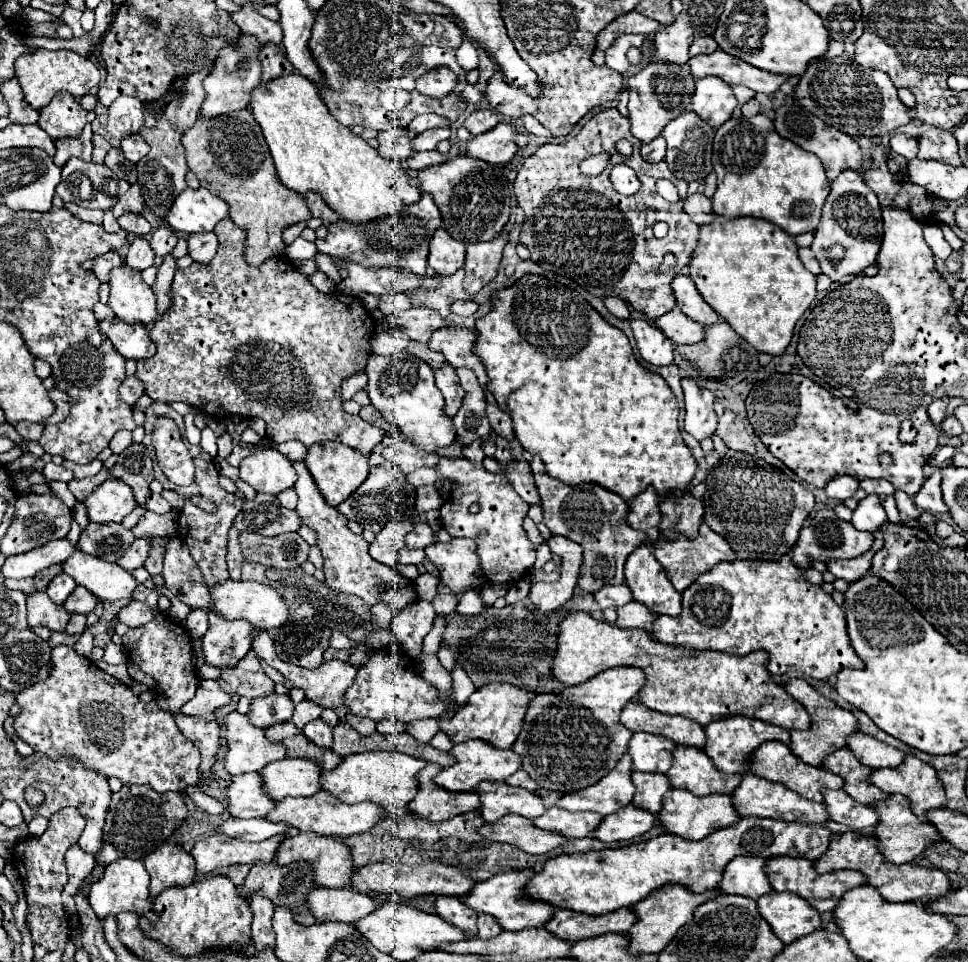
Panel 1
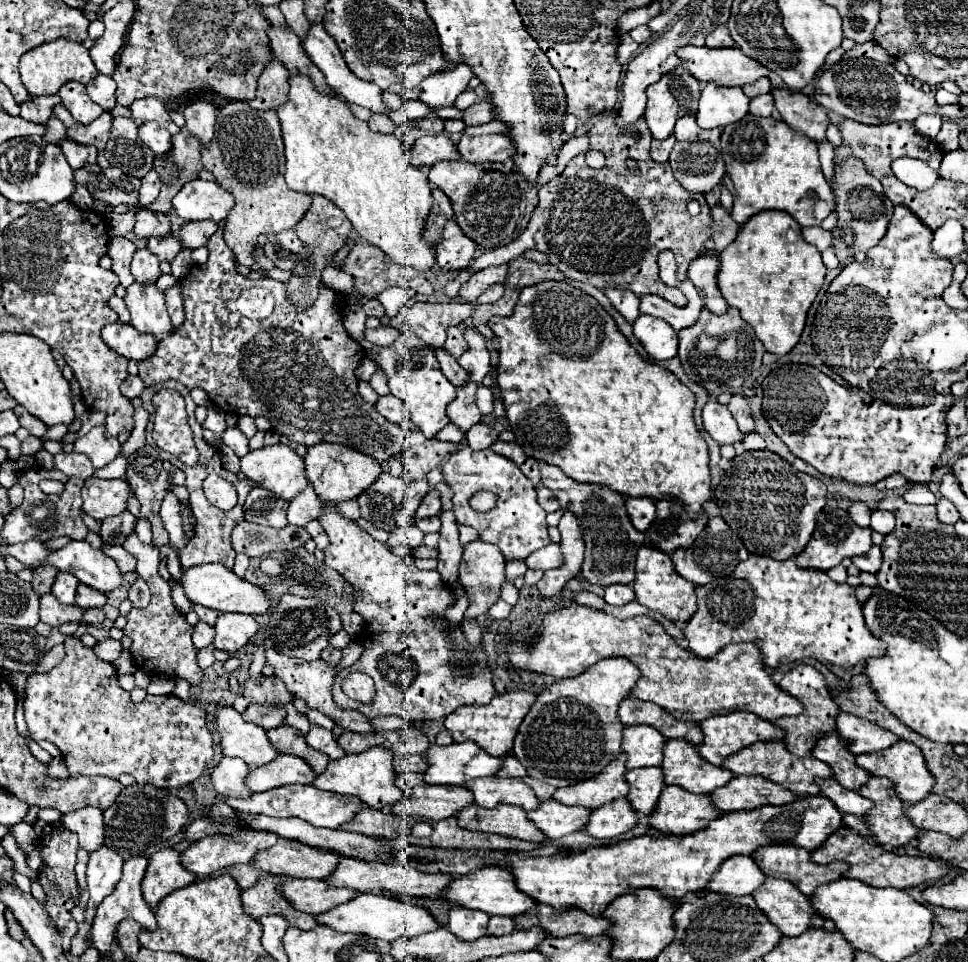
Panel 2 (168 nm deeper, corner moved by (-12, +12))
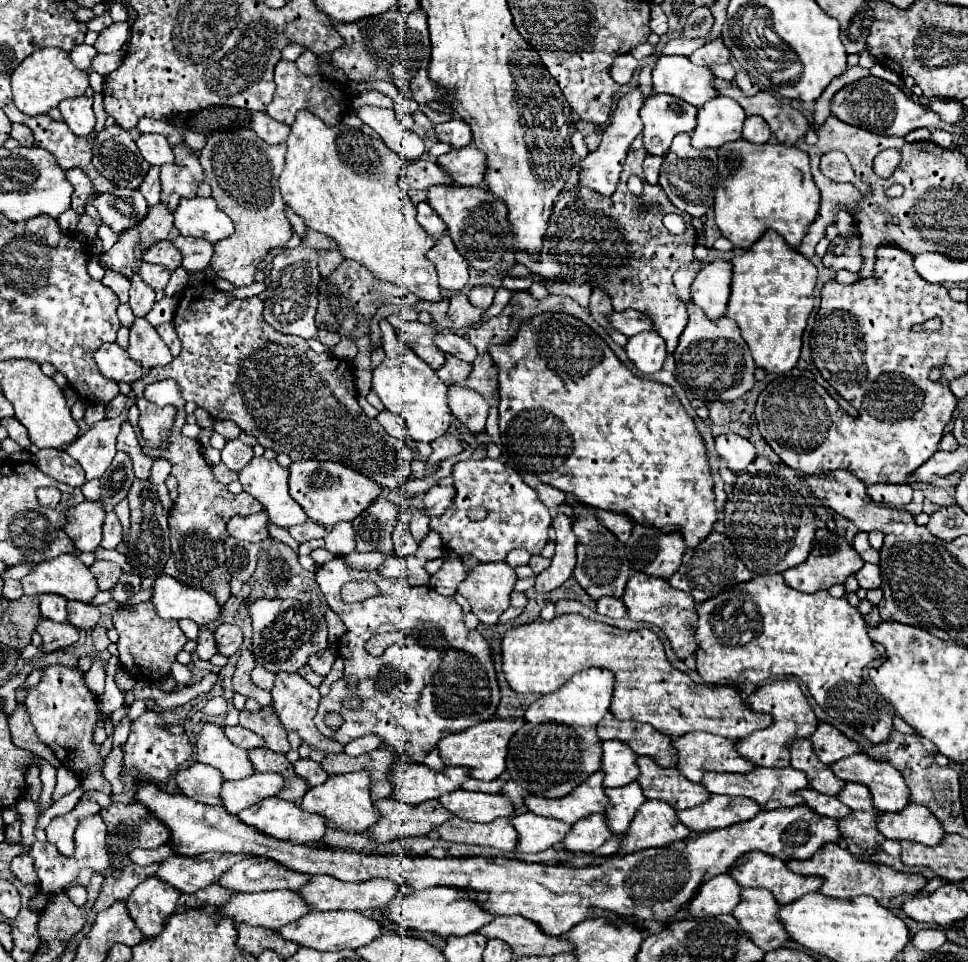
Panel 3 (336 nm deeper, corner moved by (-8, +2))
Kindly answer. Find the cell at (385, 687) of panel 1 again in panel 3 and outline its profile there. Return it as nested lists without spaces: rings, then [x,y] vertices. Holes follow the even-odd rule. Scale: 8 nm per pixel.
[[[339,556],[319,566],[315,576],[327,604],[347,626],[347,632],[337,644],[339,656],[345,662],[345,678],[359,678],[357,688],[347,688],[345,678],[337,680],[331,686],[331,692],[321,698],[313,722],[325,738],[345,746],[355,738],[377,734],[381,742],[393,748],[399,756],[407,756],[415,764],[423,764],[425,756],[437,748],[437,742],[445,736],[445,732],[463,732],[479,722],[495,718],[499,706],[499,686],[491,648],[477,630],[465,628],[461,606],[453,598],[445,598],[429,586],[413,588],[403,580],[385,578],[377,570],[351,570]],[[349,580],[375,582],[383,594],[363,602],[345,604],[339,592]],[[393,630],[405,630],[407,636],[397,644],[391,644],[379,658],[365,652],[363,646],[371,636]],[[433,634],[435,638],[431,638]],[[439,638],[443,638],[445,644],[439,644]],[[431,640],[435,642],[431,644]],[[351,696],[361,698],[361,708],[351,710],[343,704],[343,700]],[[327,712],[339,712],[343,716],[345,722],[337,732],[325,726]]]

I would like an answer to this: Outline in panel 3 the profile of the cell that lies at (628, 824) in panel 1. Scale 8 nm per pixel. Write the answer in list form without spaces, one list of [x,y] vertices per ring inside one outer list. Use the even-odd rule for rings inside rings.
[[[591,814],[587,818],[577,820],[569,834],[563,838],[563,846],[567,852],[593,854],[601,844],[605,844],[613,834],[607,832],[607,822],[603,814]]]

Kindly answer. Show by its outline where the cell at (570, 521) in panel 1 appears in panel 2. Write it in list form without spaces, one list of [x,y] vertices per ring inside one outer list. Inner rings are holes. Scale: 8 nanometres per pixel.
[[[541,462],[541,476],[543,476],[543,484],[557,496],[559,506],[563,510],[573,512],[577,516],[577,520],[579,520],[579,526],[581,526],[581,532],[583,532],[583,540],[585,540],[585,548],[587,548],[585,550],[583,570],[581,570],[583,578],[593,582],[593,584],[601,584],[601,586],[633,584],[633,580],[635,580],[635,554],[637,554],[639,546],[643,544],[645,534],[639,532],[631,524],[631,518],[625,512],[625,498],[619,492],[613,492],[611,488],[601,486],[601,484],[581,484],[581,482],[575,482],[569,476],[565,476],[561,468],[545,464],[545,462]]]

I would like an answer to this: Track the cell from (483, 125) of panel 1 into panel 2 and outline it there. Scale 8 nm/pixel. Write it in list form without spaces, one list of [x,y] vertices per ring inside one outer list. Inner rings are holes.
[[[473,104],[465,110],[465,116],[463,116],[463,122],[467,126],[479,126],[491,120],[495,120],[495,108],[491,108],[491,104]]]

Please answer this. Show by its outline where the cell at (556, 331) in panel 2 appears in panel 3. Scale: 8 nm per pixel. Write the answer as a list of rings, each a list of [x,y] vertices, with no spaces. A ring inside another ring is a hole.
[[[543,314],[539,318],[531,318],[531,322],[527,322],[527,326],[523,326],[523,330],[519,330],[519,338],[515,338],[515,342],[509,342],[503,346],[489,346],[489,354],[491,354],[493,362],[497,362],[497,368],[499,368],[499,432],[501,432],[501,442],[507,448],[509,462],[513,462],[513,466],[517,470],[535,474],[543,484],[549,484],[561,492],[569,492],[591,508],[625,514],[635,524],[655,526],[663,534],[679,532],[685,538],[689,548],[695,548],[703,538],[707,538],[711,534],[713,524],[717,522],[717,508],[715,508],[711,468],[707,466],[707,450],[705,450],[705,444],[703,444],[699,430],[695,430],[691,416],[687,416],[679,398],[673,394],[673,390],[669,386],[659,384],[659,382],[649,382],[647,378],[633,376],[615,358],[615,354],[611,354],[611,348],[597,334],[591,332],[591,328],[587,324],[577,322],[577,318],[571,318],[569,314]]]

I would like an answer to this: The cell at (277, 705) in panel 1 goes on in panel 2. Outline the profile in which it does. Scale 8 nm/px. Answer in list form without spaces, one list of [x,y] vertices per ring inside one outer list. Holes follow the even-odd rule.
[[[249,704],[247,710],[243,712],[245,720],[251,720],[265,730],[271,730],[283,724],[285,716],[287,716],[285,706],[275,706],[275,704]]]

